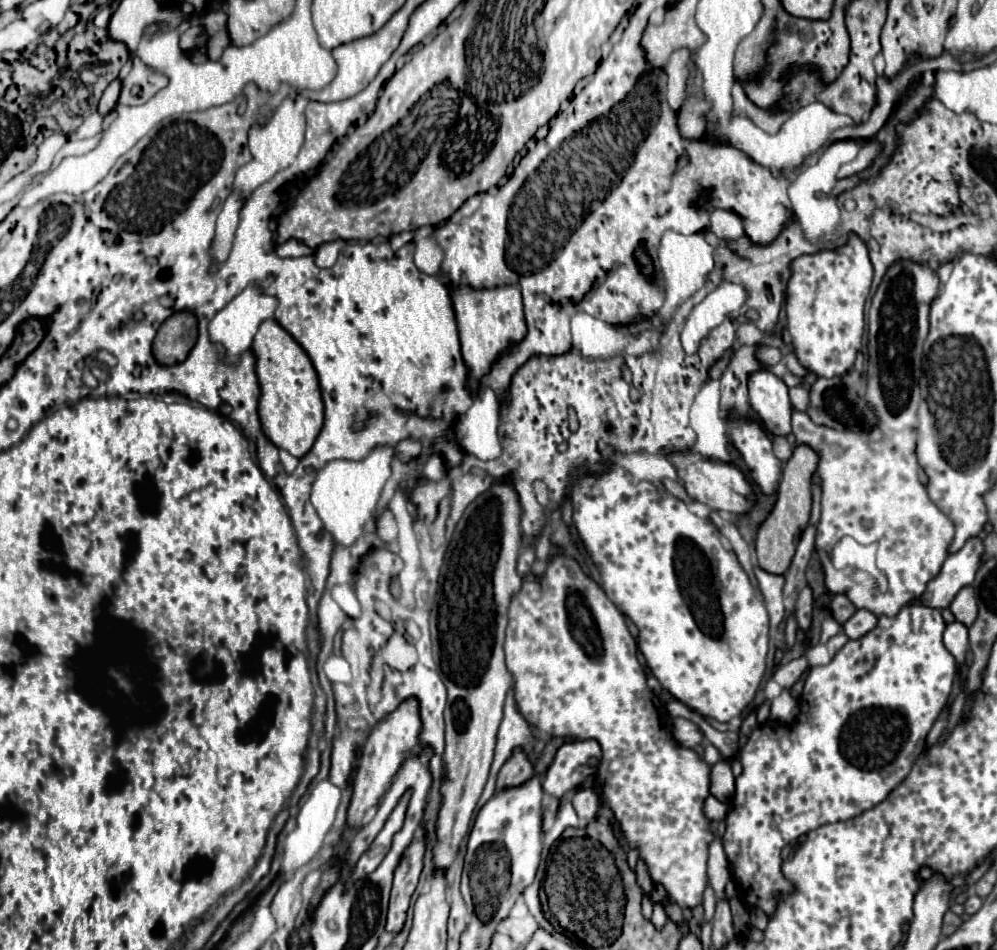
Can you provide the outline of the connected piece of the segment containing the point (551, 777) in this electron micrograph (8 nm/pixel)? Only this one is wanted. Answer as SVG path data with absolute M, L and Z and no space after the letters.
M577 740L563 744L545 774L543 790L557 798L563 798L571 790L577 790L577 786L595 772L595 768L589 766L591 758L601 758L601 748L595 740Z

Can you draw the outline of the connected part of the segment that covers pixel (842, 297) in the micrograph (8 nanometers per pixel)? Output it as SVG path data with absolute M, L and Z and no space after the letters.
M853 232L845 246L801 254L791 262L785 300L787 334L803 368L823 378L843 376L853 368L857 352L861 350L865 300L871 290L871 280L873 266L867 244Z

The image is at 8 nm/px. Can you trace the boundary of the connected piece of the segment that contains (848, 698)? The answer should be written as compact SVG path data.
M912 603L905 606L895 618L879 616L877 626L871 632L867 632L865 636L861 636L857 640L849 640L833 656L833 660L829 664L811 668L811 672L805 680L803 694L801 694L801 714L799 714L797 724L785 726L785 724L777 724L777 722L767 722L767 724L761 724L761 726L753 728L745 746L739 752L739 760L743 764L743 774L735 780L737 790L735 790L735 796L733 796L729 814L727 814L727 832L723 836L723 848L725 848L725 854L727 854L729 864L731 864L731 876L737 884L737 888L739 888L741 898L749 906L757 906L765 914L771 914L771 910L775 910L775 902L777 902L775 894L779 894L779 892L785 894L785 892L793 890L791 884L781 874L781 862L783 862L781 860L781 848L783 846L795 842L799 836L803 836L803 834L807 834L807 832L811 832L811 830L815 830L823 824L849 820L849 818L859 816L861 812L865 812L865 810L877 806L879 802L883 802L891 794L891 790L895 790L907 778L913 762L921 756L927 732L931 730L933 722L939 718L941 710L947 704L947 698L949 698L949 692L951 692L951 686L953 686L953 678L955 678L955 658L943 644L943 630L945 630L945 620L941 616L941 610L935 610L935 608L929 608L929 606L923 604Z

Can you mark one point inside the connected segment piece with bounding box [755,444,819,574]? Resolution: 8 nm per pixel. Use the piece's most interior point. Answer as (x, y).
(778, 536)

